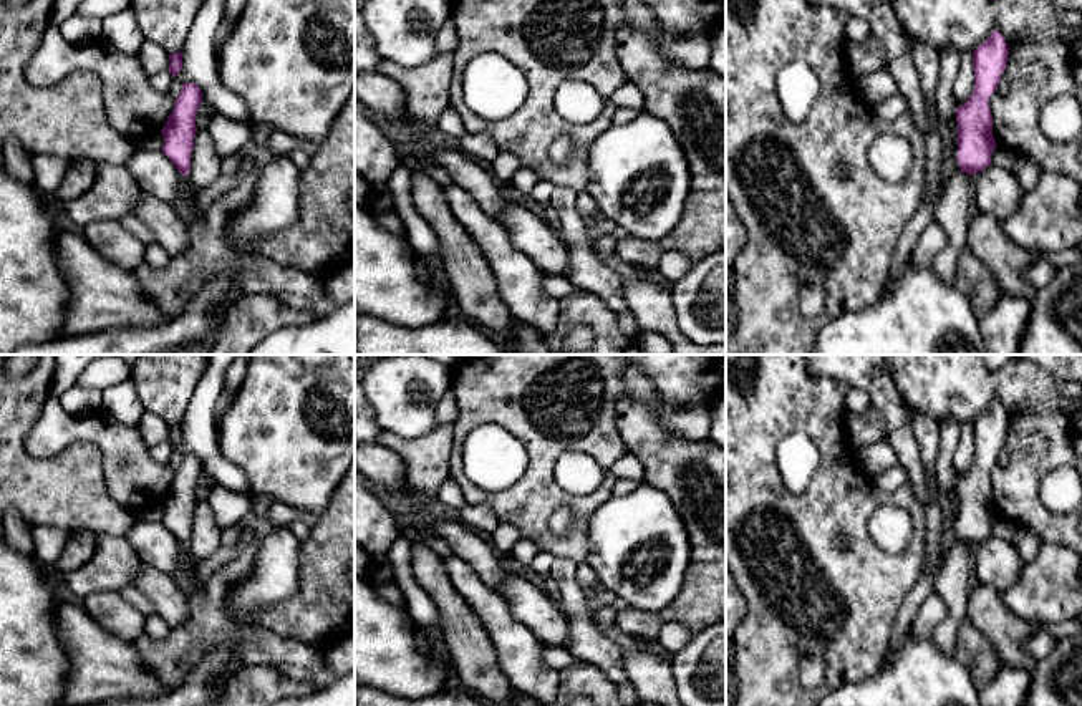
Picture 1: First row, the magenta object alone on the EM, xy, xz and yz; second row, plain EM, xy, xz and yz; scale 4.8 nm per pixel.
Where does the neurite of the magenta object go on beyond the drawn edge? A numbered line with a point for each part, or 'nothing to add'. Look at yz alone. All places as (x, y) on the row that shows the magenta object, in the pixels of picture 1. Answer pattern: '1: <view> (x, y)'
1: yz (955, 209)

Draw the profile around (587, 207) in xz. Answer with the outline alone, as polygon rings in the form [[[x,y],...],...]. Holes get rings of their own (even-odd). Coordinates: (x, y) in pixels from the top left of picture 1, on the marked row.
[[[587,191],[578,192],[575,207],[582,219],[592,219],[600,214],[597,201]]]

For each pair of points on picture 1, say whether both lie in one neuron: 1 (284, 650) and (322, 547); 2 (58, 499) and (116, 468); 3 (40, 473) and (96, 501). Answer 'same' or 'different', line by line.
1: different
2: different
3: same

